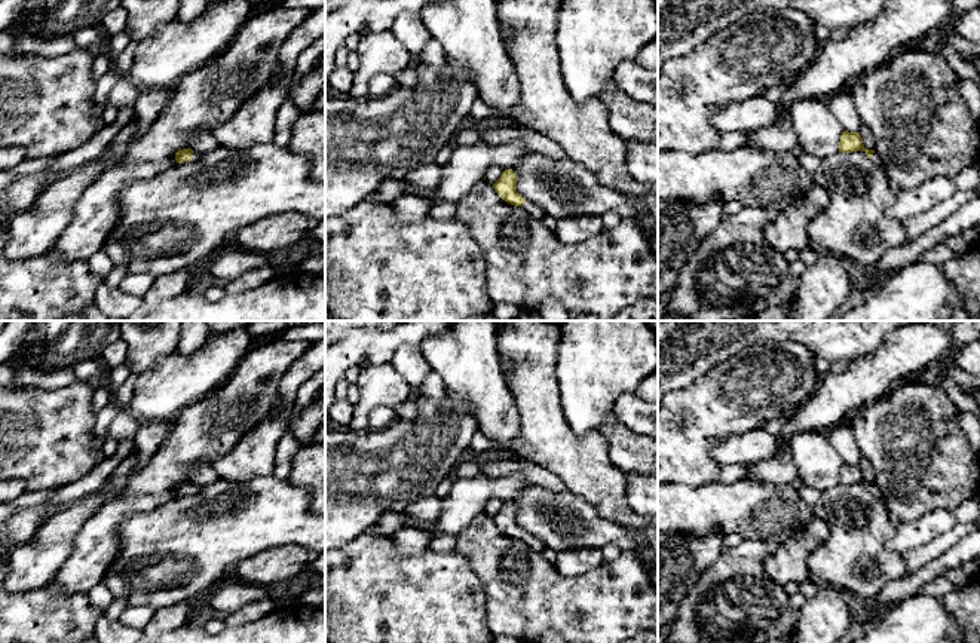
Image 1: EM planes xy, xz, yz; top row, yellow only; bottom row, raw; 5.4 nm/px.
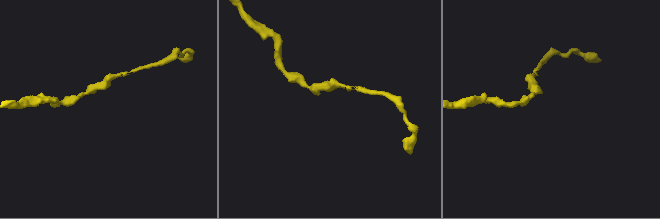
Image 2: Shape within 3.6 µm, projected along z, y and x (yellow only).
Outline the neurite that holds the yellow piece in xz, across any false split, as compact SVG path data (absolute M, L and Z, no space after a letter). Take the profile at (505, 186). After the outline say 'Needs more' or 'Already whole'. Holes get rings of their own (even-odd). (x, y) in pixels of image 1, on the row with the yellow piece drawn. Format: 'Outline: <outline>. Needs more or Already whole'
Outline: M505 169L500 175L500 178L493 184L496 193L508 203L521 206L526 211L529 211L535 218L543 220L545 214L543 211L526 200L518 192L517 192L517 180L518 175L512 169Z. Needs more

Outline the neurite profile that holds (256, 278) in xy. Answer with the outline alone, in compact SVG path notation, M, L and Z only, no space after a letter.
M269 263L260 266L258 269L249 270L242 276L230 281L224 287L224 294L239 294L264 285L267 281L273 279L275 267Z

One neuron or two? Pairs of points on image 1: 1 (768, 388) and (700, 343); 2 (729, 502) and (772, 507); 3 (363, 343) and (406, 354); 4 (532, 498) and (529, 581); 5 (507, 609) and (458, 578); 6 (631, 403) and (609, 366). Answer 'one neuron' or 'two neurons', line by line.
1: two neurons
2: one neuron
3: two neurons
4: two neurons
5: two neurons
6: two neurons

